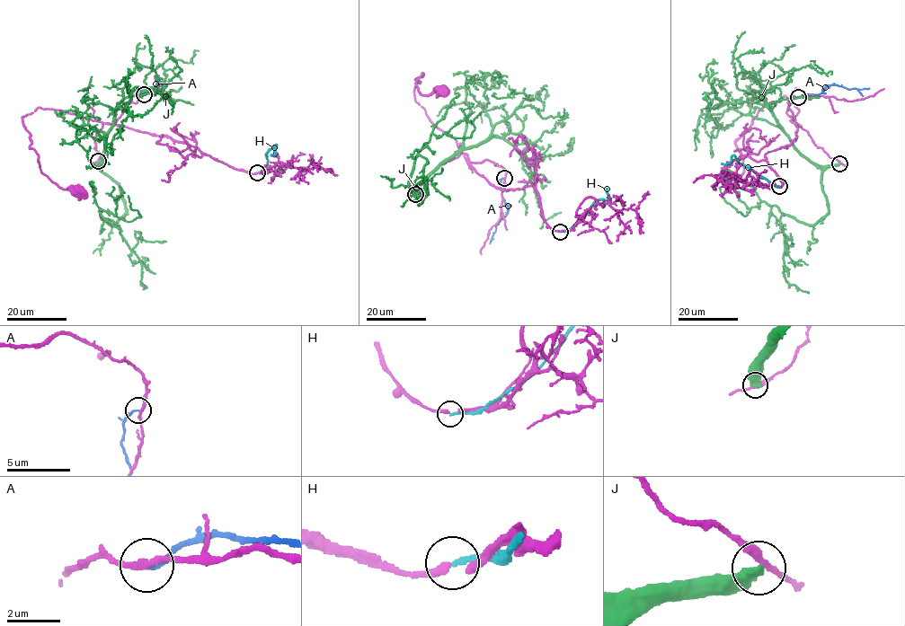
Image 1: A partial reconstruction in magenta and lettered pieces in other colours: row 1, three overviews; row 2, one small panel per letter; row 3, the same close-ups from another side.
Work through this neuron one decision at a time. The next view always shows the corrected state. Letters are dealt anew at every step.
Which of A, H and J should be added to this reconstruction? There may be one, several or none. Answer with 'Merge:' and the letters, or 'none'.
Merge: none

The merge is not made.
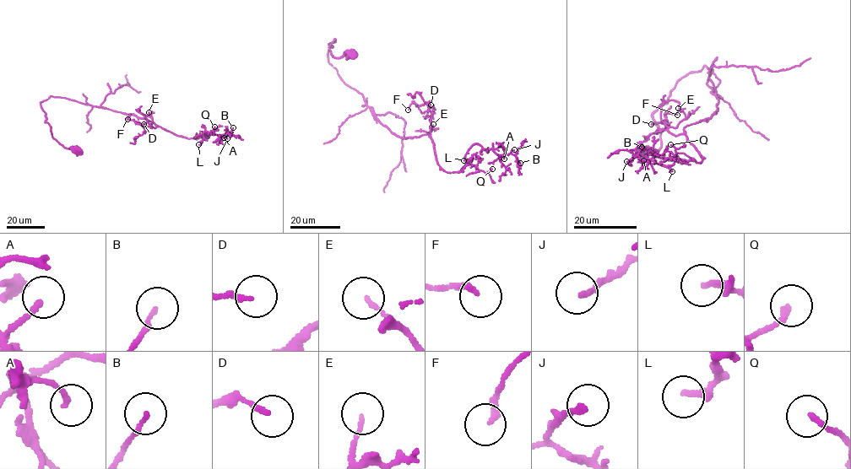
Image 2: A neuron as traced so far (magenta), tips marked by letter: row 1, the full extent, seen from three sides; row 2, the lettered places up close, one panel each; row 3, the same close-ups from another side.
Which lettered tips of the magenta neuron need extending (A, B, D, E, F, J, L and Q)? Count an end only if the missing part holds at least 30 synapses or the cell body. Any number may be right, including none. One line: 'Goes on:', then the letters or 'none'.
Goes on: Q

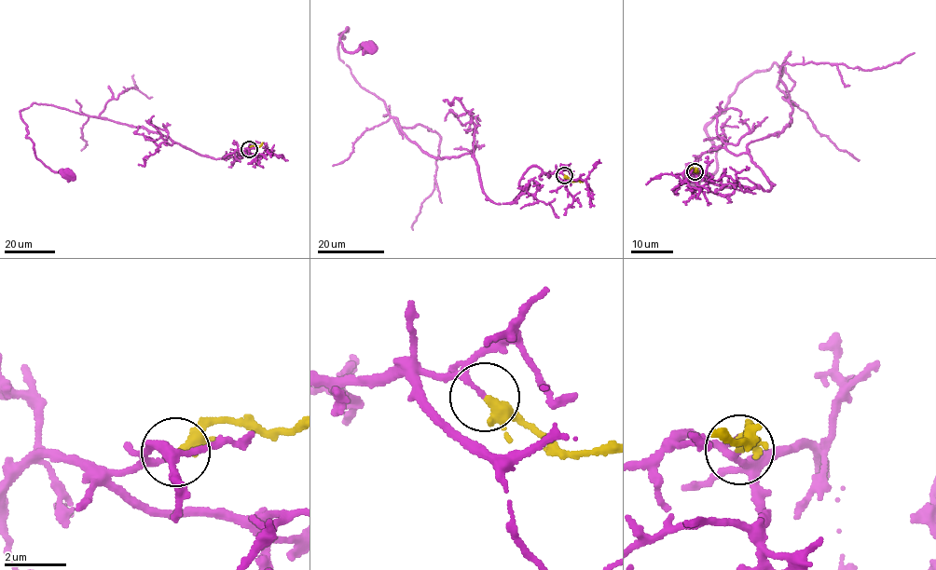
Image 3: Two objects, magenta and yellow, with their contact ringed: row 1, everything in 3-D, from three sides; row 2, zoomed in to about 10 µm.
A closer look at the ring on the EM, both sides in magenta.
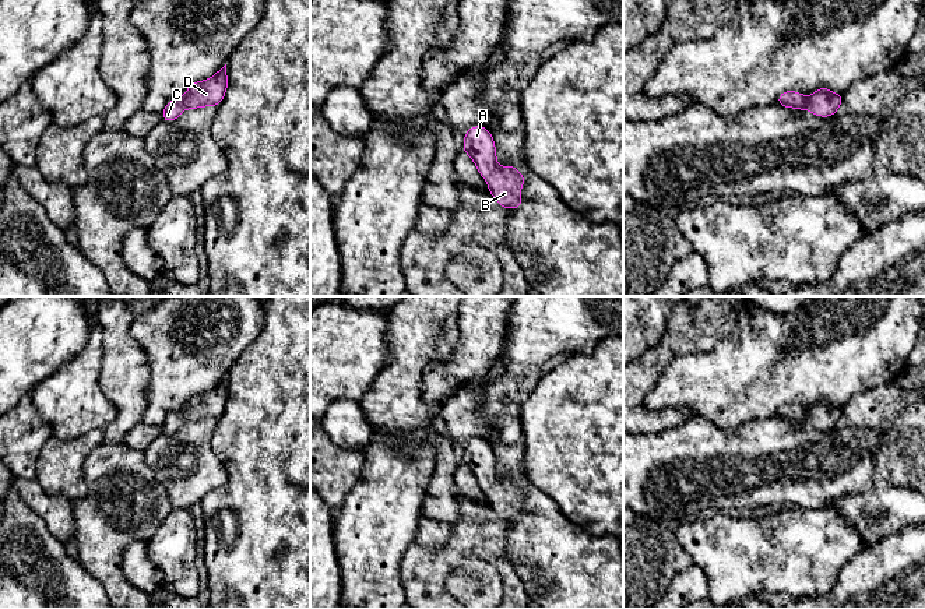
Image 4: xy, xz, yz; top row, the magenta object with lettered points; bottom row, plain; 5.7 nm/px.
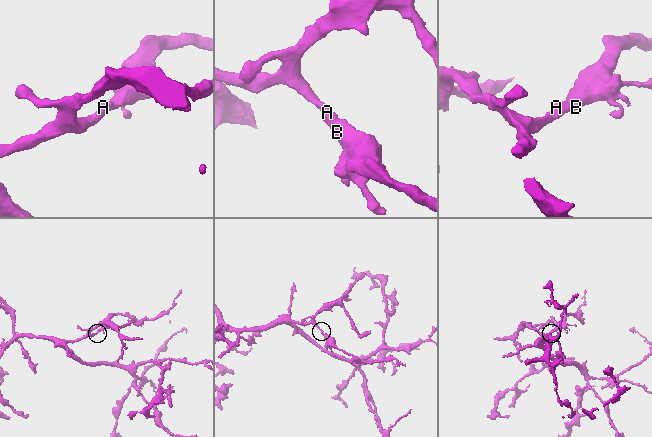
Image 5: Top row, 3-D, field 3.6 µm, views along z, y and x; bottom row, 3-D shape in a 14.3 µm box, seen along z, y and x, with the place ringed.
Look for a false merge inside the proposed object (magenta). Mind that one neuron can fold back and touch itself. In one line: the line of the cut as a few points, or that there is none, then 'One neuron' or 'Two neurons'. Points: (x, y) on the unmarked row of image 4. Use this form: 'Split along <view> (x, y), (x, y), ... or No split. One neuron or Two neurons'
No split. One neuron

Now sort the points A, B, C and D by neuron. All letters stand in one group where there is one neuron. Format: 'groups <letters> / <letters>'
groups A B C D

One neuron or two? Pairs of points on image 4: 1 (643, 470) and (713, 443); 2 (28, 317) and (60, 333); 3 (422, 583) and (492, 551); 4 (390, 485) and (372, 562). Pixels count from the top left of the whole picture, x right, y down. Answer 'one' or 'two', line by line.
1: one
2: one
3: one
4: one

